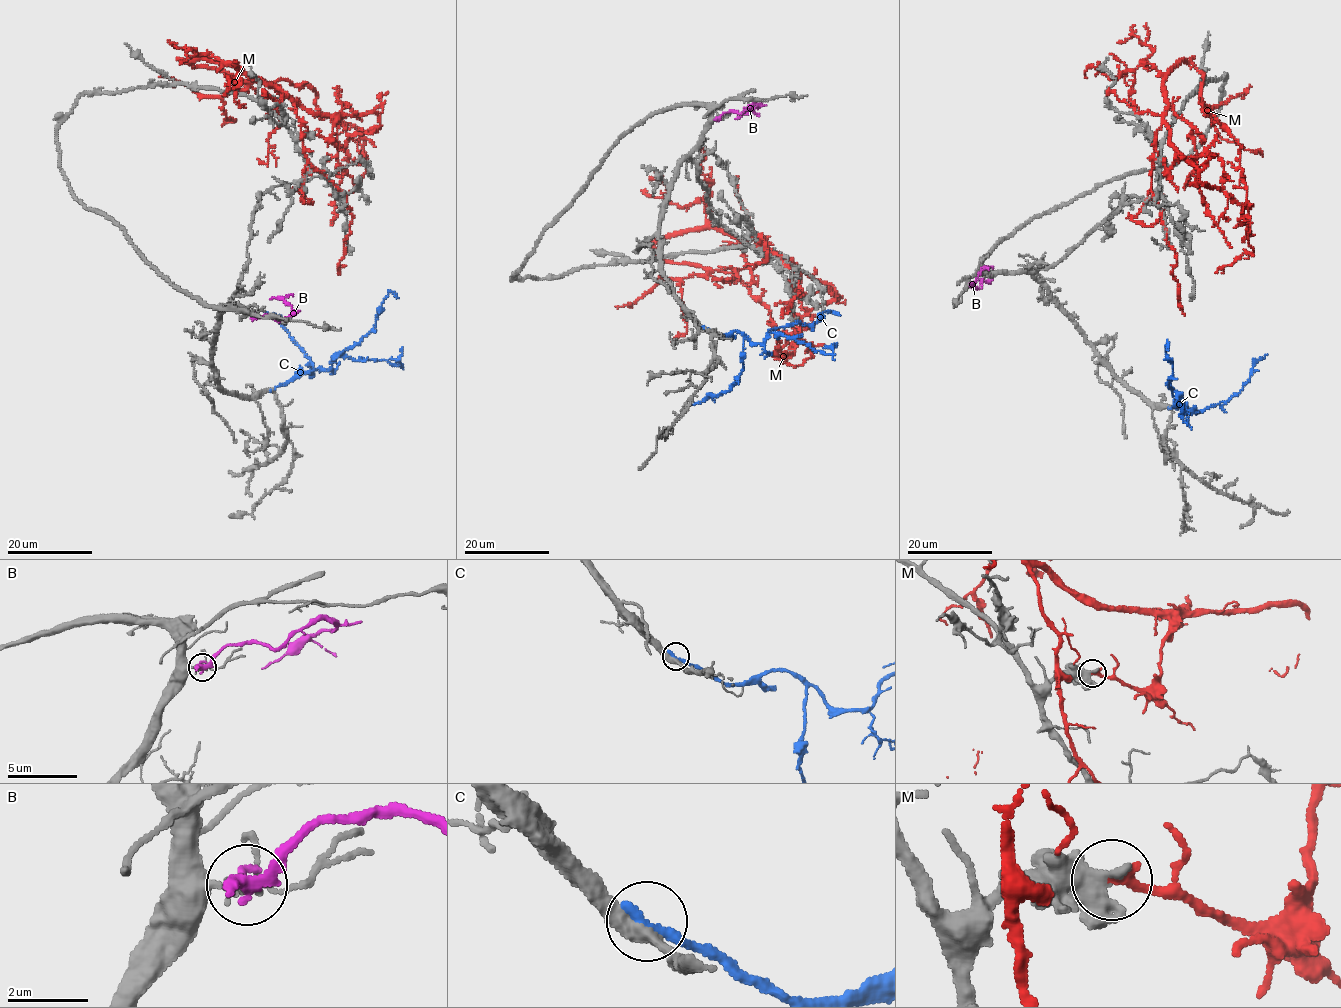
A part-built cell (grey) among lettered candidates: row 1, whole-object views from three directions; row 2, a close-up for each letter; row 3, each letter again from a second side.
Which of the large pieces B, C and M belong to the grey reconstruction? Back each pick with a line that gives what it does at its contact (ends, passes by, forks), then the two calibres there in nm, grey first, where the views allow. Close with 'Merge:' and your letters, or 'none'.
Merge: none

